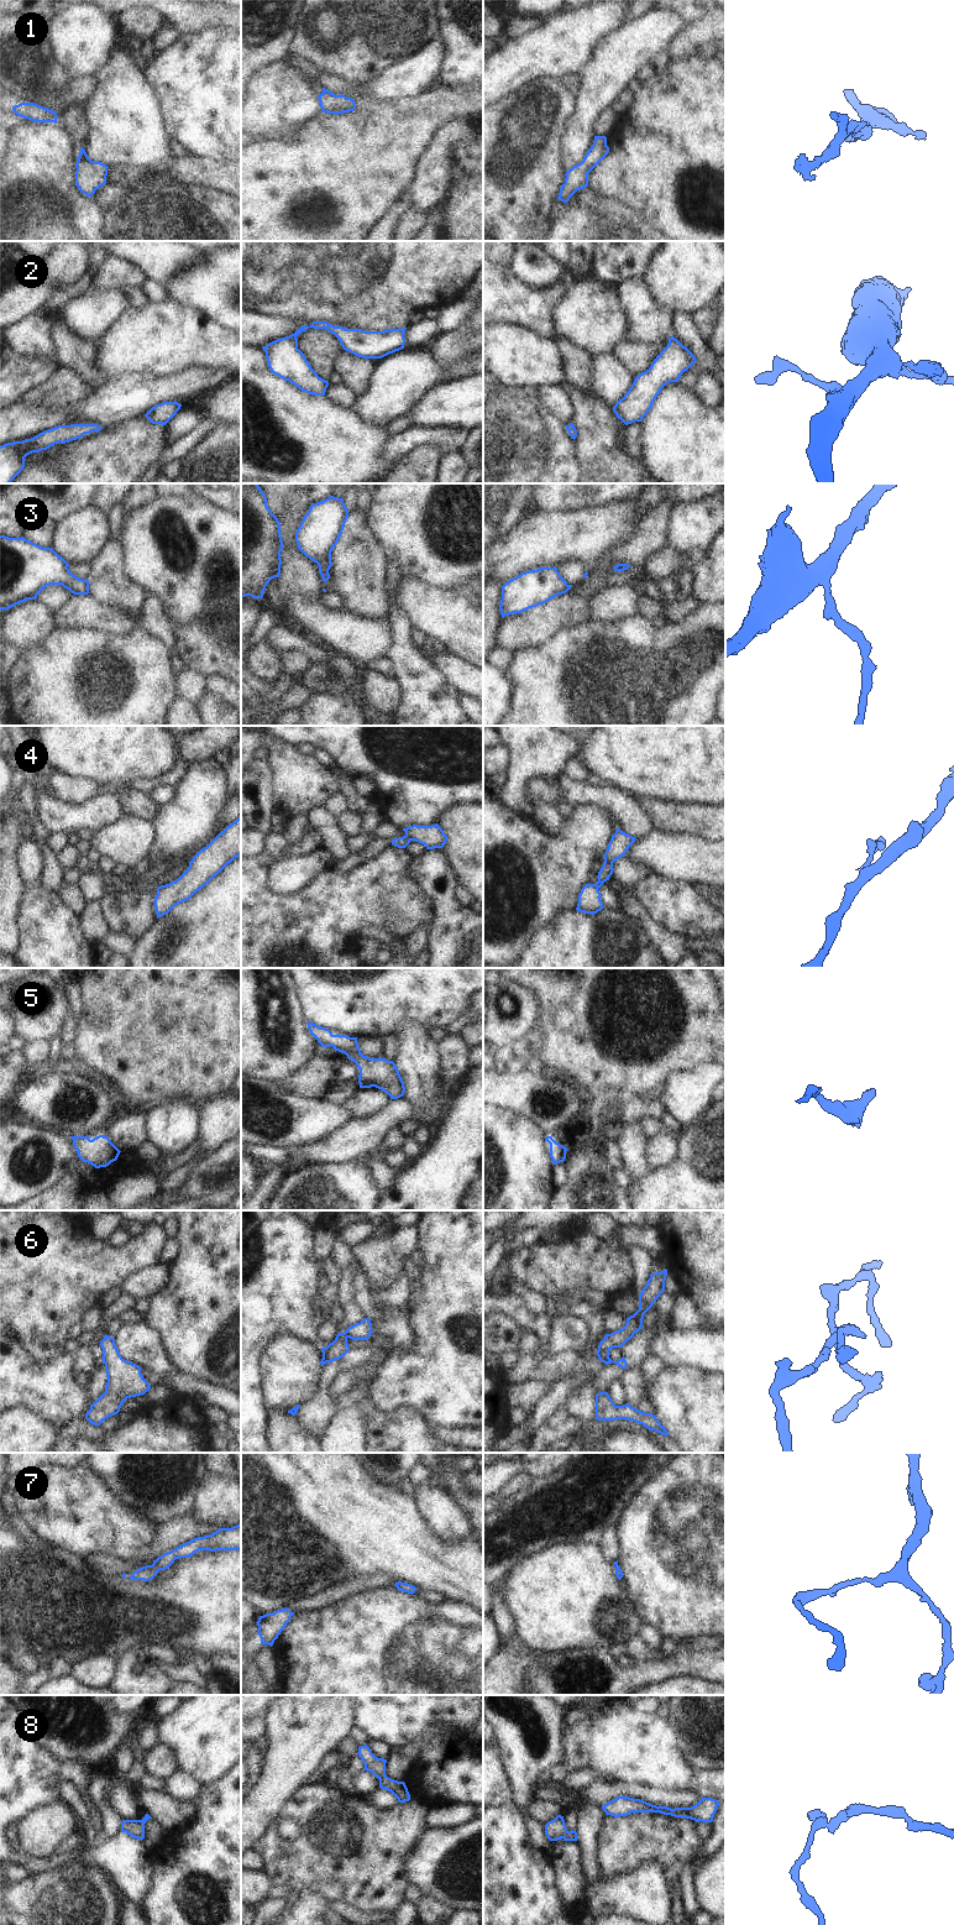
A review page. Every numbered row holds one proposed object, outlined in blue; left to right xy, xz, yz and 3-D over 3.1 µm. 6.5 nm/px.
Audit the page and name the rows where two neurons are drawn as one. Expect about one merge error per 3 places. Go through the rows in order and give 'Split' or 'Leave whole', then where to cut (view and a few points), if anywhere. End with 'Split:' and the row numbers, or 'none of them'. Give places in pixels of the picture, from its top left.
1: Leave whole. No split
2: Leave whole. No split
3: Leave whole. No split
4: Split. Split along xz (405, 835), (410, 840)
5: Leave whole. No split
6: Split. Split along yz (609, 1358), (604, 1363)
7: Leave whole. No split
8: Leave whole. No split
Split: 4, 6

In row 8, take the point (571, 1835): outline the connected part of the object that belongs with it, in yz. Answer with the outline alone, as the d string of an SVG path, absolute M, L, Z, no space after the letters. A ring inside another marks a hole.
M557 1815L545 1825L545 1835L550 1841L557 1841L561 1838L564 1841L577 1841L577 1832L566 1829L564 1816L561 1815Z

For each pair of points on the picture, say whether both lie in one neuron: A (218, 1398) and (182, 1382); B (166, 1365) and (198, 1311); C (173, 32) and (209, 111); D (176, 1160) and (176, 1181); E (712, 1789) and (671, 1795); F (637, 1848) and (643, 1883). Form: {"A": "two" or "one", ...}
{"A": "one", "B": "two", "C": "two", "D": "two", "E": "two", "F": "two"}

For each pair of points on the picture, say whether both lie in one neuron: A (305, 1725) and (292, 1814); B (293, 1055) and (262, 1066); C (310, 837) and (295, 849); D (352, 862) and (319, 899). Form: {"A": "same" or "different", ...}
{"A": "different", "B": "same", "C": "same", "D": "different"}

